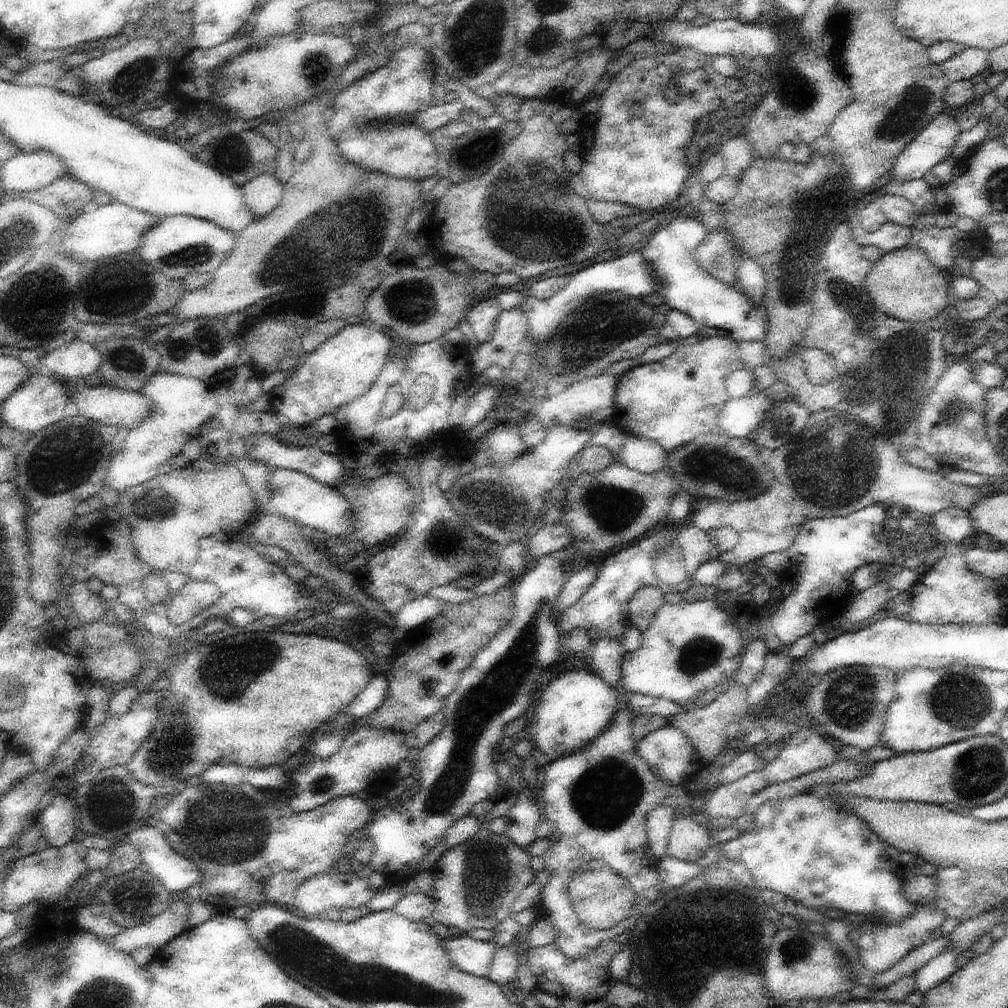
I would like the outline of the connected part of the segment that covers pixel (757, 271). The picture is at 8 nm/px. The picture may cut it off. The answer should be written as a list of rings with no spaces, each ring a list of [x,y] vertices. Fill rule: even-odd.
[[[743,256],[737,270],[737,286],[750,297],[755,305],[764,306],[767,278],[756,260]]]

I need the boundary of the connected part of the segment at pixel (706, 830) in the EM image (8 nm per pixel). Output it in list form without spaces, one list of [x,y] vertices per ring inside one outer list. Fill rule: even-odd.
[[[701,817],[679,818],[673,822],[669,836],[669,853],[683,861],[697,861],[716,844],[714,830]]]

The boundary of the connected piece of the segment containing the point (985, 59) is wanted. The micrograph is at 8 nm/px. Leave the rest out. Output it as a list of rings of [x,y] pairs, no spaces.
[[[966,47],[960,54],[954,55],[941,64],[950,83],[972,79],[990,66],[989,52],[976,47]]]

